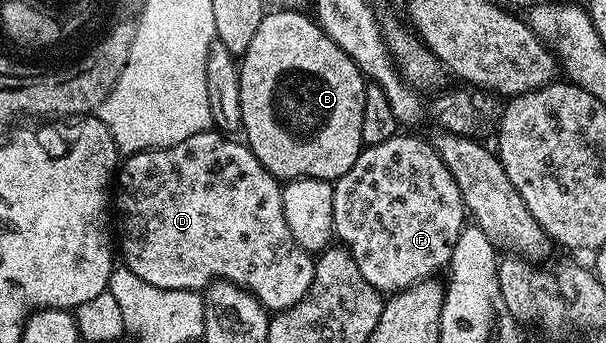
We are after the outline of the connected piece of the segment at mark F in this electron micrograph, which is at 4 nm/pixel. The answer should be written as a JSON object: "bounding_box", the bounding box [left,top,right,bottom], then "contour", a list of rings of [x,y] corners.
{"bounding_box":[333,136,467,292],"contour":[[[394,136],[388,138],[383,144],[375,144],[374,146],[365,146],[361,151],[361,155],[355,160],[355,164],[351,164],[342,178],[333,182],[333,233],[338,239],[342,238],[344,249],[352,254],[355,264],[363,276],[377,290],[382,292],[396,292],[405,290],[414,283],[424,281],[439,266],[444,267],[448,263],[453,246],[457,243],[457,237],[461,235],[462,230],[467,225],[467,211],[463,204],[463,196],[459,192],[459,184],[456,183],[455,176],[449,171],[447,164],[441,159],[441,154],[432,141],[424,142],[421,138],[401,138],[402,136]]]}

